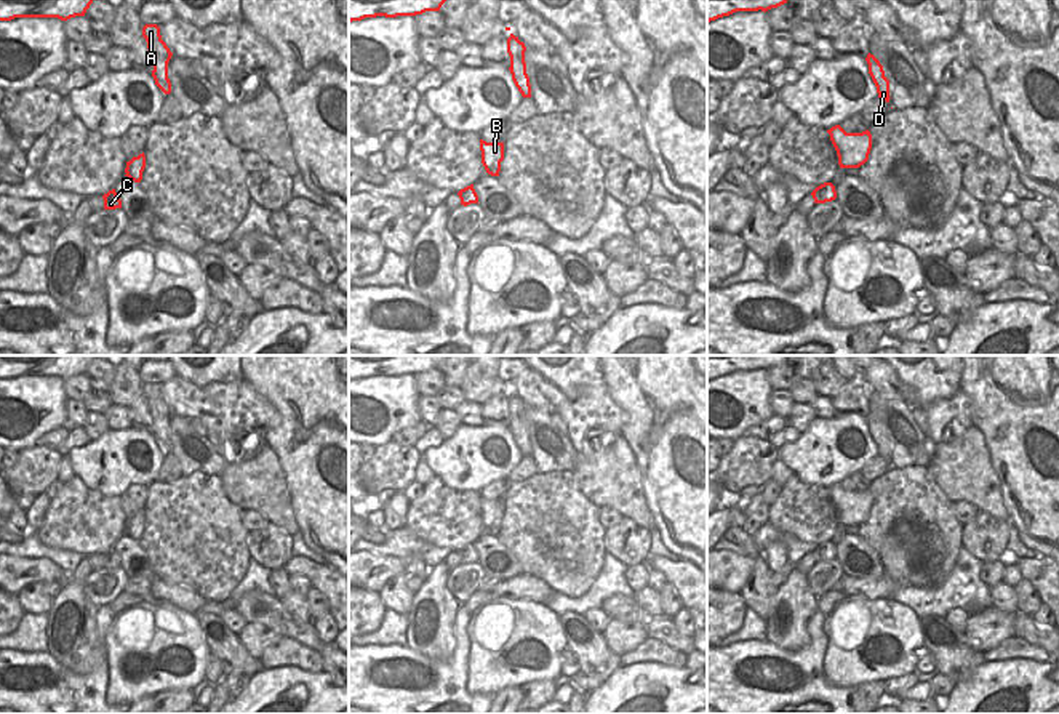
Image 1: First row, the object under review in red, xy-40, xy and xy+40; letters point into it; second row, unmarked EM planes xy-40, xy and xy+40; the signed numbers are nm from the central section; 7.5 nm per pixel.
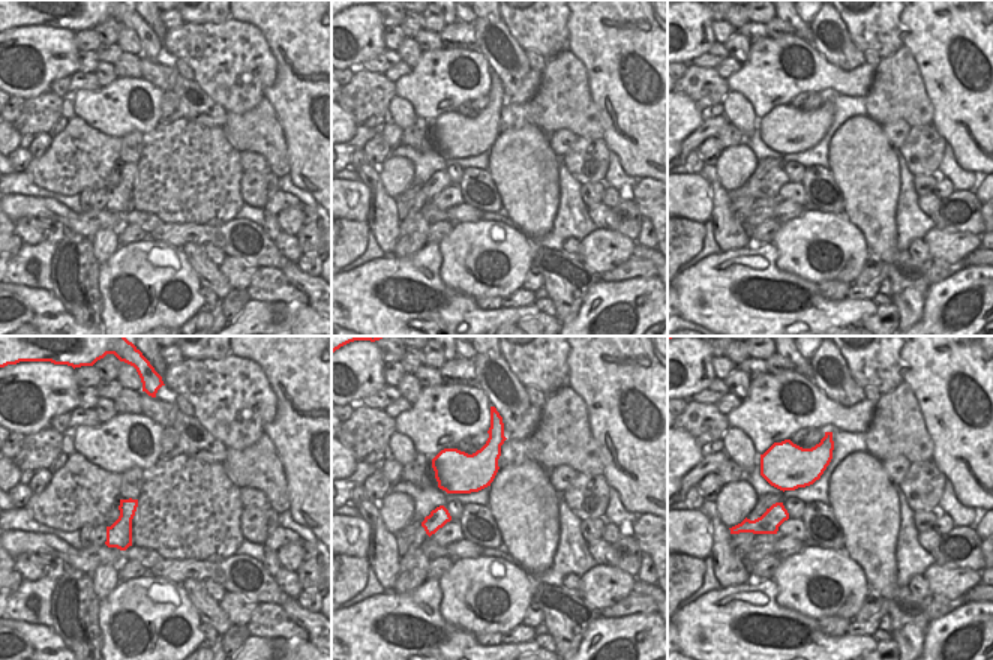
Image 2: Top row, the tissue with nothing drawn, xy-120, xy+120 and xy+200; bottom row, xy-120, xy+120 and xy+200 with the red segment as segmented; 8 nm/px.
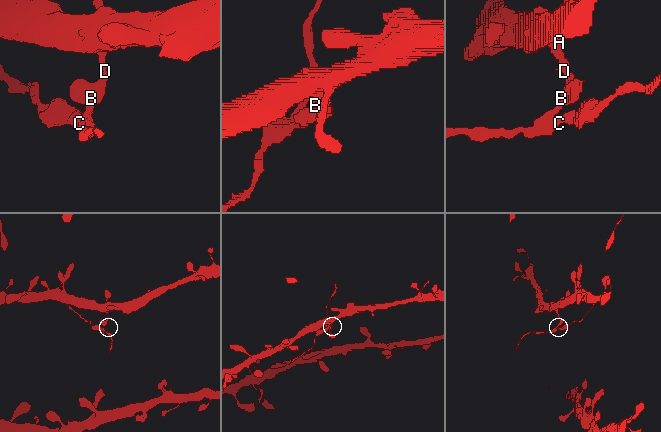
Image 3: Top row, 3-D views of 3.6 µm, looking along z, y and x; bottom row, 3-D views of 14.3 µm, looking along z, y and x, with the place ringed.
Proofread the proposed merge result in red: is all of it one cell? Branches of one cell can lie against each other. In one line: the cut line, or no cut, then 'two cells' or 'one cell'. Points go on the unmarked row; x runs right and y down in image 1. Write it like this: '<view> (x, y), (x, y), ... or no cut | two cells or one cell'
xy (499, 519), (487, 529) | two cells

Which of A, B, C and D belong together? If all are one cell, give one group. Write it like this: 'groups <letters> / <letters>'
groups A B D / C

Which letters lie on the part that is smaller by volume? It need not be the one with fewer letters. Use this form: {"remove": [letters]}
{"remove": ["C"]}

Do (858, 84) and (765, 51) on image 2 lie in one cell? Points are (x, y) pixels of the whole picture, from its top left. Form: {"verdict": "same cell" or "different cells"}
{"verdict": "same cell"}

